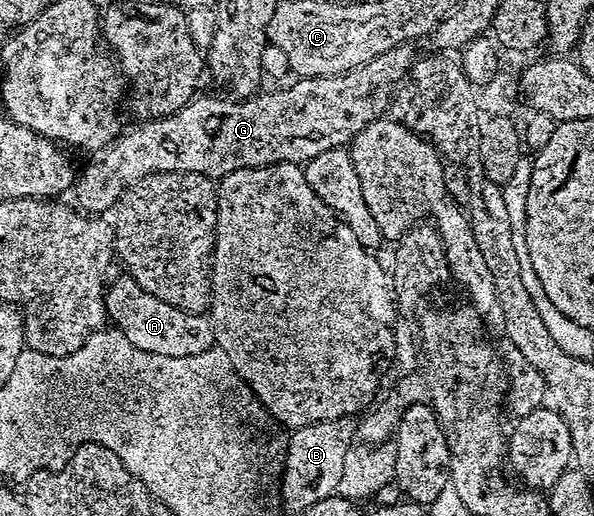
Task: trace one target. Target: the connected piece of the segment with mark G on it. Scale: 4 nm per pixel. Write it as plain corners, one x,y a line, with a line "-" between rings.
402,45
367,61
367,65
354,71
345,71
341,75
301,77
290,87
281,87
278,91
262,90
236,101
232,98
216,99
213,95
201,93
175,113
137,121
130,131
122,130
116,139
90,154
93,156
89,164
82,171
80,168
75,179
76,202
86,212
105,213
108,207
109,210
116,208
117,200
131,184
152,171
195,171
219,181
240,167
263,167
266,163
282,161
300,164
332,147
346,146
371,120
382,118
388,112
385,110
389,107
389,94
393,86
409,71
409,50
408,46

